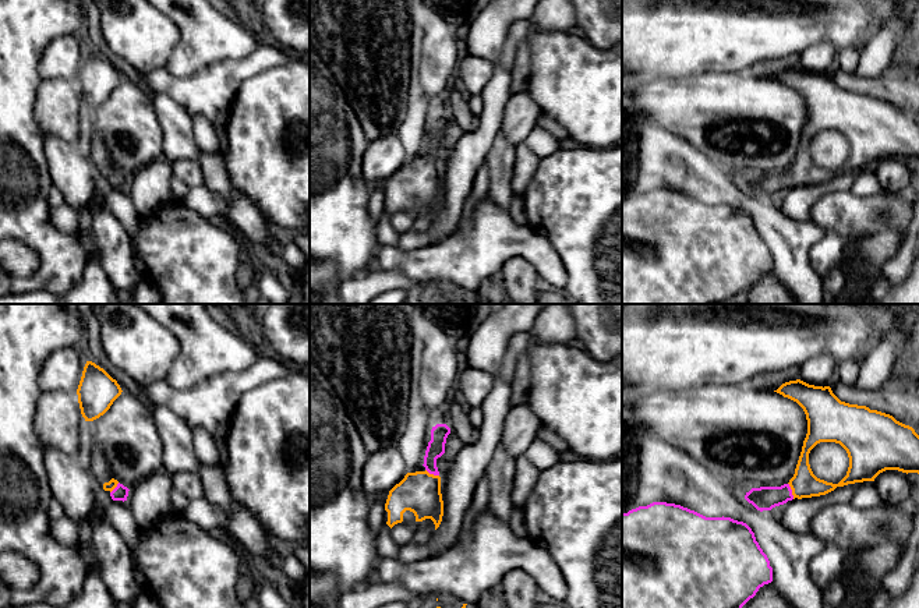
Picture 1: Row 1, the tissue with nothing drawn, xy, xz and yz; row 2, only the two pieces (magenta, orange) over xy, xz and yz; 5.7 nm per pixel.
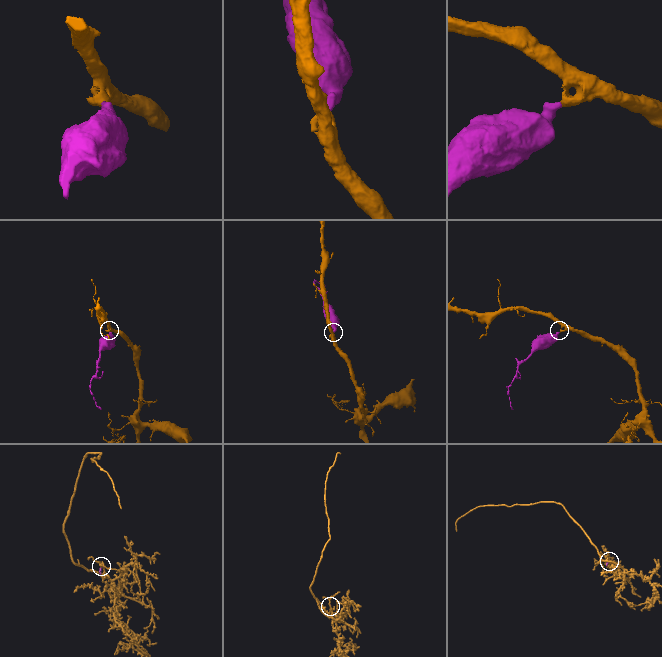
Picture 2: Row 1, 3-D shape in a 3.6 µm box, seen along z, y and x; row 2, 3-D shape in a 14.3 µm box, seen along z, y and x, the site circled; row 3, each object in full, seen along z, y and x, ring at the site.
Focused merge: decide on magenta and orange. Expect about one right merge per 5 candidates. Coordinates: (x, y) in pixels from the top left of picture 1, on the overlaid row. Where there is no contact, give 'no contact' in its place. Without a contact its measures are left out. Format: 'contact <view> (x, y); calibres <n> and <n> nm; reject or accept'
contact yz (791, 491); calibres 140 and 160 nm; accept

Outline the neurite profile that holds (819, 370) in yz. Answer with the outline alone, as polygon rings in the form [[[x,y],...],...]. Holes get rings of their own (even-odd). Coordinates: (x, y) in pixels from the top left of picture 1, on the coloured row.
[[[827,351],[810,357],[799,368],[799,379],[809,385],[824,388],[835,381],[837,363]]]

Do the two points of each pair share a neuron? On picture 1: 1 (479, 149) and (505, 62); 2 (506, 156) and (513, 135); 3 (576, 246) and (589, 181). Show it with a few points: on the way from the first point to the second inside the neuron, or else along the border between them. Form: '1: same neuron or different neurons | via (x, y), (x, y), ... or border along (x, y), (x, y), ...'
1: different neurons | border along (508, 35), (498, 63), (509, 71)
2: different neurons | border along (499, 131), (515, 147)
3: same neuron | via (589, 230), (589, 197)

